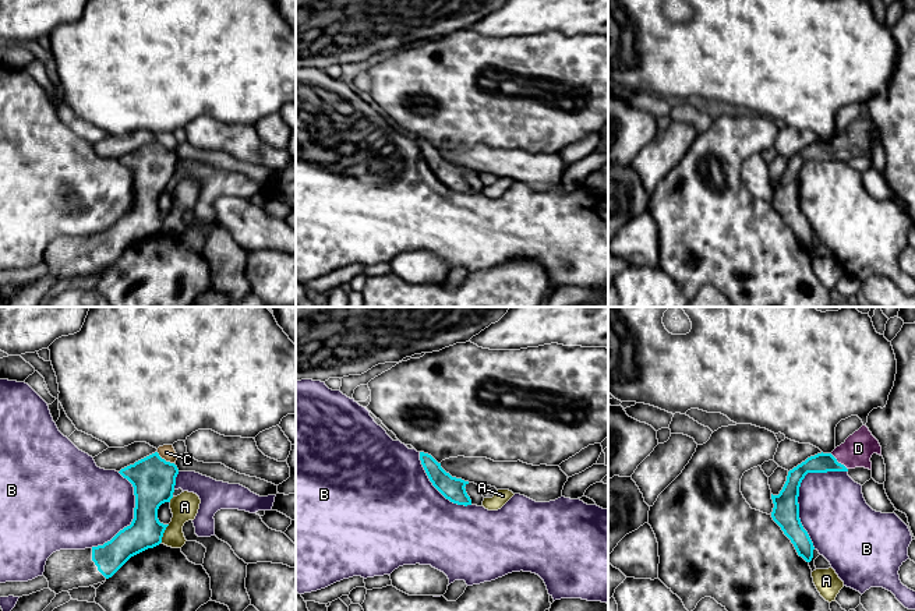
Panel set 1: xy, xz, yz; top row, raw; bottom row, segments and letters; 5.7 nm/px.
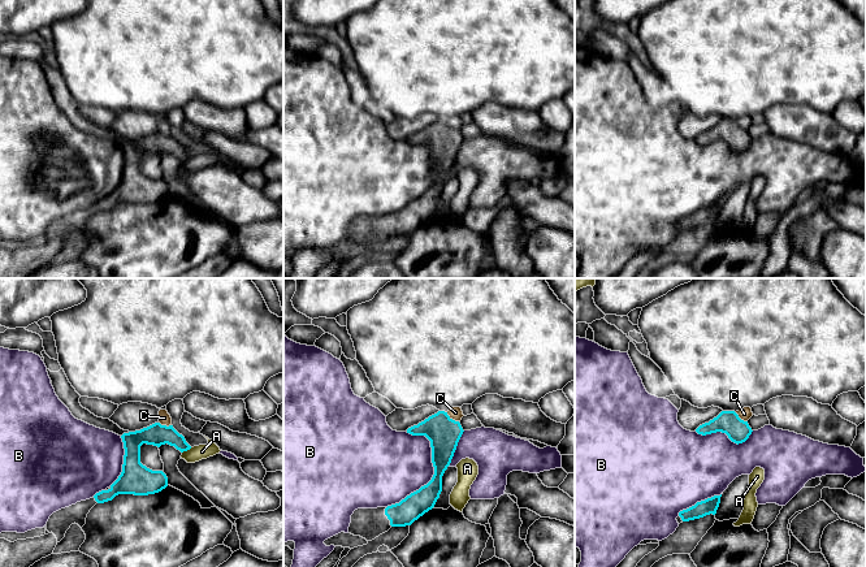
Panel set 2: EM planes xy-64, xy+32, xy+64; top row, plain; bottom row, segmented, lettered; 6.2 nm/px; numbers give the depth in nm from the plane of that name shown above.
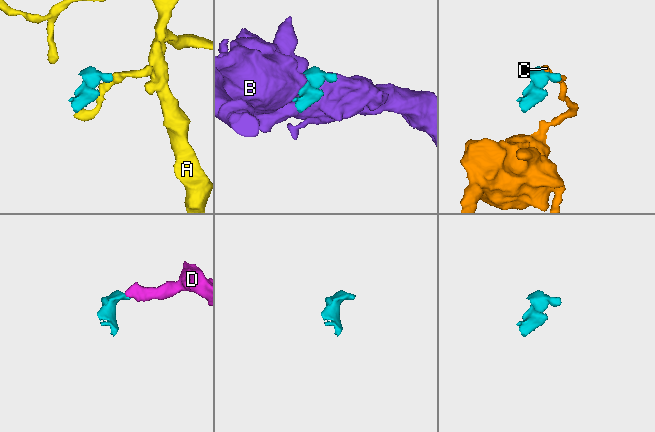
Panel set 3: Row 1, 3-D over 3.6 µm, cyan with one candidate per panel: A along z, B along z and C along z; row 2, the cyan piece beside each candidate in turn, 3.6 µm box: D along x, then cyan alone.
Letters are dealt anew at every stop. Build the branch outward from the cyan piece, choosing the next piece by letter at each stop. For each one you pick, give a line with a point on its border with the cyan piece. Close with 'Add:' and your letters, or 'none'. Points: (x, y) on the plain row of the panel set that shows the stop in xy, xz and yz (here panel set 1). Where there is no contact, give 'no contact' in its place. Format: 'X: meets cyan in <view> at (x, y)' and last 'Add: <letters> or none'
D: meets cyan in yz at (837, 149)
Add: D

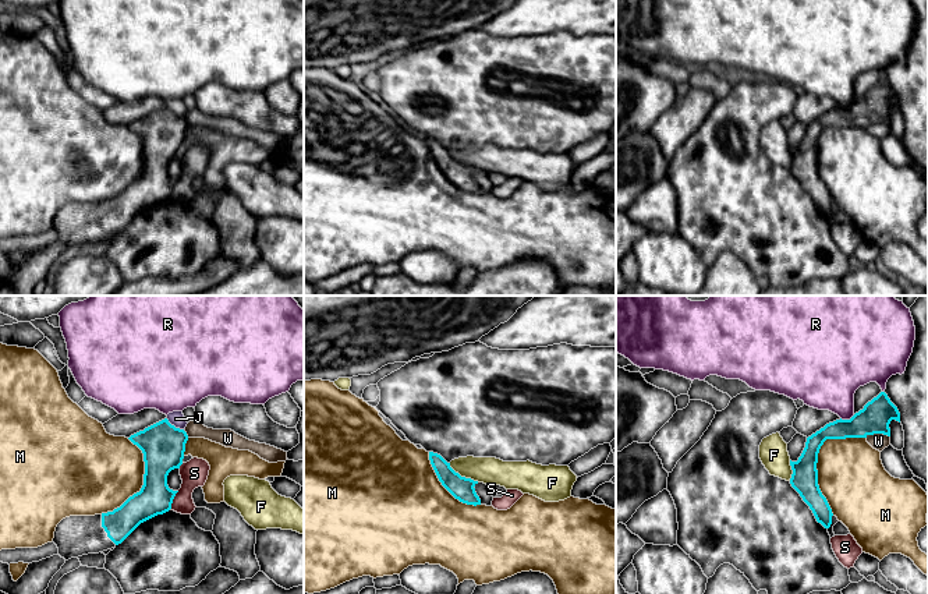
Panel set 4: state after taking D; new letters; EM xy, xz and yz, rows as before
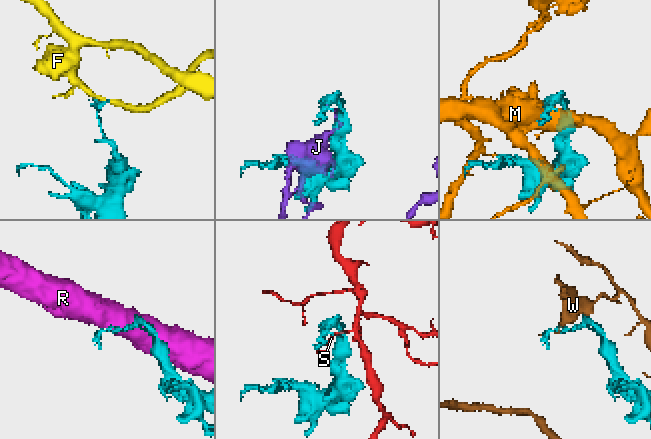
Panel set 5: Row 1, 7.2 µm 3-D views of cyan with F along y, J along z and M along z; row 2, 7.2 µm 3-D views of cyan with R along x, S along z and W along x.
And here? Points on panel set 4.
Add: none

